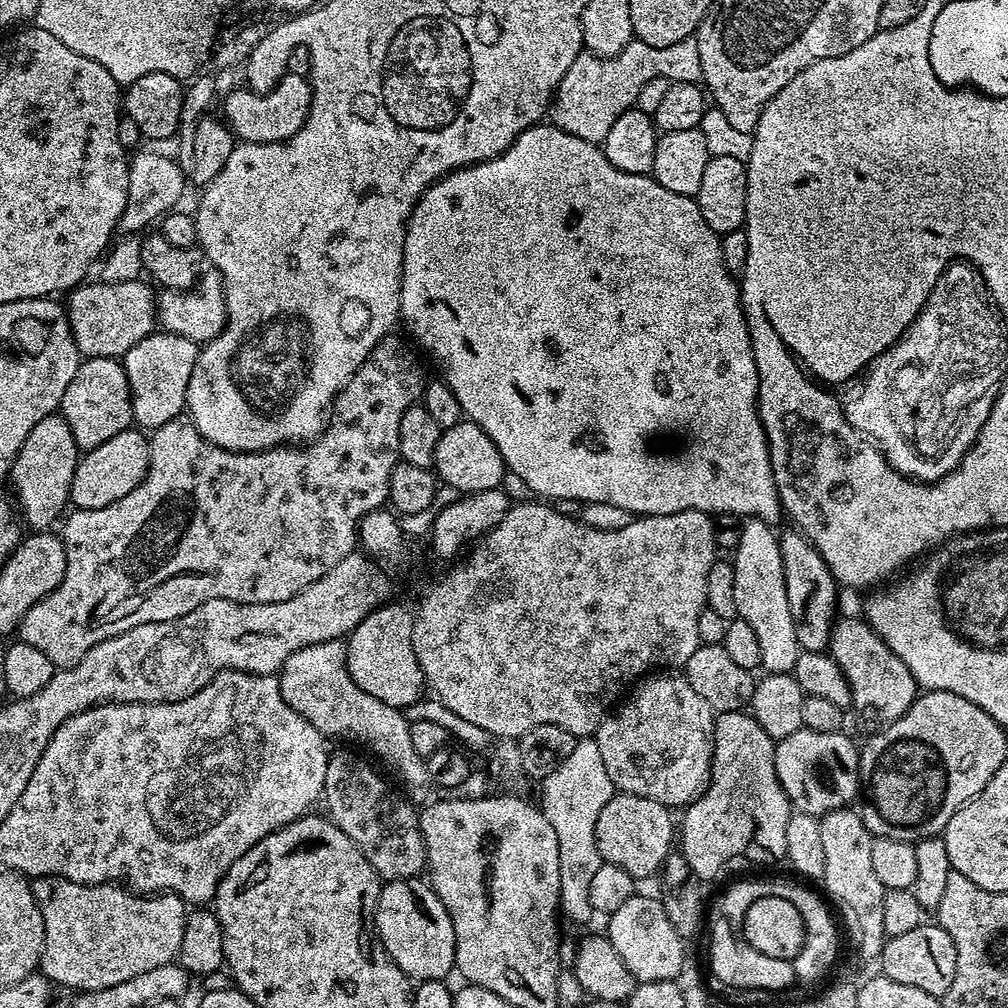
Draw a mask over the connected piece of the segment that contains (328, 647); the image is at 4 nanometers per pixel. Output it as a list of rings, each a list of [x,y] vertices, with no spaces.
[[[341,639],[295,651],[288,656],[278,679],[283,700],[326,738],[340,738],[368,750],[386,766],[389,777],[411,799],[429,791],[425,757],[418,754],[410,739],[409,719],[404,718],[401,709],[374,698],[350,678],[347,645]]]

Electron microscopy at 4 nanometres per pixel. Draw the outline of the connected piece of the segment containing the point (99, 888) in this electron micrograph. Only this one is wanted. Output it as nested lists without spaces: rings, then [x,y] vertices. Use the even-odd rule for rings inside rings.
[[[59,878],[49,879],[41,888],[38,888],[38,903],[42,922],[44,923],[44,949],[40,955],[39,971],[52,981],[53,985],[64,988],[76,988],[77,993],[89,992],[90,990],[106,990],[106,986],[118,986],[118,982],[127,982],[138,974],[147,974],[158,966],[166,966],[173,963],[179,957],[182,946],[182,930],[184,929],[184,917],[186,905],[179,896],[171,894],[137,894],[127,887],[117,886],[115,883],[107,884],[76,884],[73,880]]]

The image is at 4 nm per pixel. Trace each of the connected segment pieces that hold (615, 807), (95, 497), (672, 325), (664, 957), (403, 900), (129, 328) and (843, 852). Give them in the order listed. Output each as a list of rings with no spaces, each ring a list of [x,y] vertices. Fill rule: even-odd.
[[[625,792],[612,796],[594,826],[594,838],[603,863],[622,866],[637,882],[643,882],[647,876],[655,877],[674,848],[674,824],[672,828],[672,816],[668,812],[671,812],[669,805],[654,798]]]
[[[140,430],[114,434],[110,442],[87,449],[74,470],[71,503],[76,508],[98,510],[102,506],[110,506],[110,502],[118,502],[118,498],[126,498],[126,494],[130,494],[130,490],[134,490],[134,486],[138,486],[148,472],[149,455],[149,437]]]
[[[541,122],[541,123],[539,123],[539,124],[535,124],[535,125],[534,125],[534,127],[533,127],[533,128],[528,128],[528,129],[526,129],[526,130],[525,130],[525,131],[524,131],[524,133],[523,133],[523,134],[521,134],[521,136],[519,136],[519,138],[517,138],[517,139],[516,139],[516,141],[514,141],[514,142],[513,142],[513,143],[512,143],[512,145],[511,145],[511,146],[509,146],[509,147],[508,147],[508,149],[507,149],[507,150],[506,150],[506,151],[504,151],[504,153],[503,153],[503,154],[502,154],[502,155],[500,155],[500,156],[496,156],[496,157],[495,157],[495,158],[494,158],[494,159],[493,159],[493,160],[484,160],[484,161],[482,161],[482,163],[480,163],[480,164],[472,164],[472,165],[470,165],[470,166],[469,166],[469,167],[468,167],[468,168],[458,168],[458,169],[456,169],[456,171],[454,171],[454,172],[451,172],[451,174],[449,174],[449,175],[448,175],[448,176],[441,176],[441,177],[440,177],[440,179],[439,179],[439,180],[437,180],[437,181],[436,181],[436,183],[434,183],[434,184],[432,184],[432,185],[430,185],[430,187],[429,187],[429,188],[427,188],[427,189],[426,189],[426,191],[424,191],[424,193],[423,193],[423,194],[421,194],[421,195],[420,195],[420,201],[419,201],[419,202],[418,202],[418,203],[416,203],[416,205],[415,205],[415,206],[414,206],[414,210],[413,210],[413,211],[412,211],[412,216],[411,216],[411,217],[410,217],[410,219],[409,219],[409,220],[408,220],[408,229],[407,229],[407,230],[406,230],[406,234],[405,234],[405,235],[404,235],[404,272],[403,272],[403,273],[402,273],[402,275],[401,275],[401,276],[400,276],[400,320],[401,320],[401,321],[402,321],[402,324],[405,324],[405,326],[406,326],[406,327],[408,327],[408,328],[409,328],[409,330],[410,330],[410,331],[412,331],[412,332],[413,332],[413,334],[414,334],[414,335],[416,335],[416,336],[420,336],[420,340],[421,340],[421,342],[422,342],[422,343],[424,343],[424,344],[425,344],[425,346],[426,346],[426,347],[428,347],[428,352],[429,352],[429,354],[430,354],[430,355],[432,355],[432,356],[433,356],[433,358],[434,358],[434,359],[436,359],[436,360],[437,360],[437,362],[438,362],[438,363],[440,363],[440,368],[441,368],[441,370],[442,370],[442,371],[444,371],[444,373],[442,373],[442,379],[443,379],[443,381],[444,381],[444,382],[445,382],[445,384],[447,384],[447,386],[448,386],[448,388],[449,388],[449,389],[450,389],[450,391],[452,391],[452,392],[453,392],[453,394],[454,394],[454,396],[455,396],[455,398],[457,398],[457,400],[458,400],[458,402],[459,402],[459,403],[460,403],[460,404],[461,404],[461,410],[462,410],[462,412],[463,412],[463,415],[464,415],[464,416],[465,416],[465,417],[467,417],[467,419],[469,419],[469,420],[473,420],[473,422],[475,422],[475,424],[476,424],[476,425],[478,425],[478,427],[479,427],[479,428],[481,428],[481,429],[482,429],[482,430],[486,430],[486,434],[487,434],[487,435],[488,435],[488,437],[489,437],[489,438],[491,438],[491,440],[492,440],[492,441],[493,441],[493,442],[494,442],[494,446],[498,446],[498,454],[502,454],[502,458],[503,458],[503,459],[504,459],[504,467],[505,467],[505,469],[507,469],[507,471],[508,471],[508,472],[509,472],[509,473],[511,473],[511,475],[512,475],[512,472],[513,472],[513,474],[514,474],[514,475],[516,475],[516,476],[517,476],[517,478],[518,478],[518,479],[520,479],[520,480],[524,480],[524,484],[525,484],[525,486],[526,486],[526,487],[528,487],[528,488],[529,488],[529,490],[530,490],[530,491],[532,491],[532,492],[537,492],[537,494],[538,494],[538,495],[540,495],[540,496],[537,496],[537,497],[540,497],[540,498],[547,498],[547,499],[548,499],[548,500],[549,500],[549,501],[552,501],[552,502],[557,502],[557,501],[556,501],[556,500],[580,500],[580,501],[579,501],[579,502],[587,502],[587,503],[609,503],[609,504],[611,504],[611,505],[615,505],[615,506],[620,506],[620,507],[621,507],[621,508],[623,508],[623,509],[625,509],[625,510],[628,510],[628,511],[632,511],[632,512],[634,512],[634,513],[635,513],[635,515],[636,515],[636,516],[637,516],[637,517],[641,517],[641,516],[665,516],[665,515],[666,515],[666,514],[678,514],[678,513],[679,513],[679,512],[684,512],[684,511],[686,511],[686,509],[688,509],[688,508],[689,508],[689,509],[690,509],[690,510],[698,510],[698,511],[699,511],[699,512],[707,512],[707,513],[709,513],[709,514],[719,514],[719,513],[724,513],[724,514],[726,514],[726,515],[734,515],[734,516],[736,516],[736,517],[737,517],[737,518],[749,518],[749,517],[752,517],[752,518],[754,518],[754,519],[760,519],[760,520],[764,520],[764,521],[765,521],[765,523],[767,523],[767,524],[768,524],[768,525],[771,525],[771,526],[772,526],[772,525],[775,525],[775,524],[776,524],[776,522],[775,522],[775,520],[776,520],[776,519],[778,519],[778,518],[779,518],[779,516],[782,516],[782,505],[781,505],[781,503],[780,503],[780,495],[779,495],[779,494],[778,494],[778,490],[777,490],[777,489],[776,489],[776,483],[775,483],[775,482],[774,482],[774,474],[773,474],[773,473],[772,473],[772,463],[771,463],[771,462],[770,462],[770,454],[769,454],[769,453],[768,453],[768,439],[767,439],[767,438],[766,438],[766,434],[765,434],[765,433],[764,433],[764,427],[763,427],[763,426],[762,426],[762,422],[761,422],[761,421],[760,421],[760,411],[759,411],[759,410],[758,410],[758,406],[757,406],[757,405],[756,405],[756,395],[757,395],[757,394],[758,394],[758,370],[757,370],[757,369],[756,369],[756,363],[755,363],[755,362],[754,362],[754,358],[753,358],[753,357],[752,357],[752,343],[751,343],[751,342],[750,342],[750,334],[749,334],[749,333],[748,333],[748,323],[747,323],[747,322],[746,322],[746,318],[745,318],[745,317],[744,317],[744,307],[743,307],[743,306],[741,306],[741,305],[740,305],[740,286],[739,286],[739,283],[737,283],[737,281],[736,281],[736,280],[735,280],[735,279],[734,279],[734,276],[733,276],[733,273],[731,273],[731,272],[728,272],[728,271],[727,271],[727,270],[726,270],[726,266],[725,266],[725,265],[724,265],[724,263],[723,263],[723,262],[722,262],[722,246],[721,246],[721,245],[720,245],[720,236],[719,236],[719,235],[718,235],[718,233],[716,233],[716,232],[715,232],[715,231],[714,231],[714,230],[710,230],[710,226],[706,226],[706,218],[702,218],[702,210],[698,210],[698,206],[697,206],[697,205],[696,205],[696,201],[695,201],[695,199],[693,199],[693,197],[690,197],[690,196],[683,196],[683,195],[682,195],[682,194],[674,194],[674,190],[666,190],[666,186],[662,186],[662,185],[661,185],[661,184],[660,184],[660,183],[659,183],[659,182],[658,182],[658,181],[656,181],[656,180],[654,180],[654,179],[652,179],[652,177],[651,177],[651,175],[648,175],[648,174],[645,174],[645,175],[643,175],[643,176],[639,176],[639,175],[638,175],[638,174],[626,174],[626,173],[625,173],[625,172],[623,172],[623,171],[622,171],[622,170],[618,170],[618,169],[617,169],[617,168],[615,168],[615,167],[614,167],[614,166],[610,166],[610,162],[609,162],[609,161],[608,161],[608,159],[607,159],[607,158],[606,158],[606,154],[605,154],[605,153],[604,153],[604,149],[603,149],[603,147],[601,147],[601,145],[598,145],[598,144],[591,144],[591,143],[590,143],[590,142],[582,142],[582,138],[574,138],[574,137],[573,137],[573,136],[571,136],[571,135],[570,135],[570,134],[566,134],[566,130],[562,130],[562,129],[561,129],[561,128],[556,128],[556,127],[555,127],[555,126],[553,126],[553,124],[551,124],[551,123],[550,123],[550,122]]]
[[[633,894],[614,914],[607,917],[608,941],[618,950],[618,958],[626,962],[626,970],[638,982],[645,980],[676,980],[684,968],[685,941],[674,930],[674,922],[666,918],[666,910],[655,895]]]
[[[423,879],[389,880],[380,889],[374,909],[374,931],[381,948],[413,981],[444,980],[456,966],[454,926],[446,906]]]
[[[143,279],[131,280],[130,282],[110,282],[106,286],[101,286],[99,283],[96,283],[97,285],[88,283],[81,283],[79,286],[71,289],[66,296],[66,311],[70,322],[70,330],[80,355],[84,358],[90,356],[123,358],[133,346],[138,342],[142,342],[142,338],[151,336],[157,327],[157,293],[155,291],[152,293],[153,285],[151,283],[148,283],[149,285],[144,284],[145,281]]]
[[[849,806],[830,810],[819,817],[822,851],[826,857],[822,885],[841,904],[838,916],[843,927],[848,927],[848,936],[852,939],[853,946],[866,959],[875,961],[884,949],[886,939],[882,926],[882,902],[886,889],[874,874],[872,831],[865,826],[863,815],[854,809],[855,807]]]

